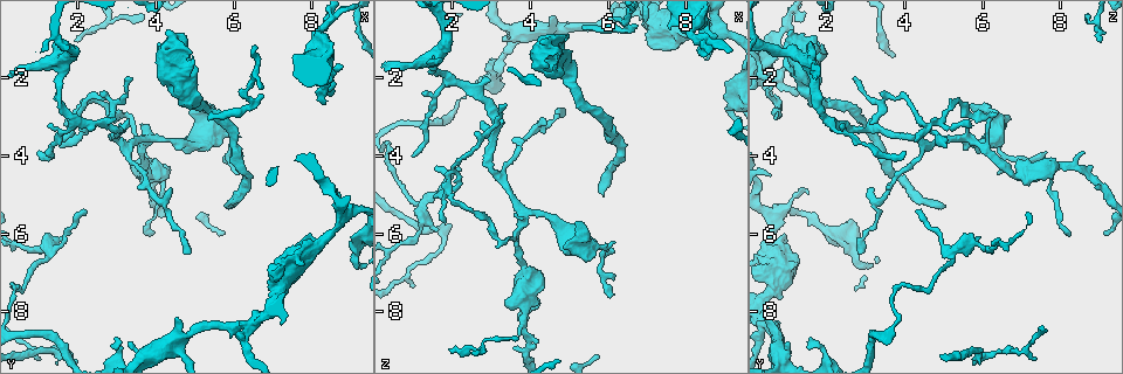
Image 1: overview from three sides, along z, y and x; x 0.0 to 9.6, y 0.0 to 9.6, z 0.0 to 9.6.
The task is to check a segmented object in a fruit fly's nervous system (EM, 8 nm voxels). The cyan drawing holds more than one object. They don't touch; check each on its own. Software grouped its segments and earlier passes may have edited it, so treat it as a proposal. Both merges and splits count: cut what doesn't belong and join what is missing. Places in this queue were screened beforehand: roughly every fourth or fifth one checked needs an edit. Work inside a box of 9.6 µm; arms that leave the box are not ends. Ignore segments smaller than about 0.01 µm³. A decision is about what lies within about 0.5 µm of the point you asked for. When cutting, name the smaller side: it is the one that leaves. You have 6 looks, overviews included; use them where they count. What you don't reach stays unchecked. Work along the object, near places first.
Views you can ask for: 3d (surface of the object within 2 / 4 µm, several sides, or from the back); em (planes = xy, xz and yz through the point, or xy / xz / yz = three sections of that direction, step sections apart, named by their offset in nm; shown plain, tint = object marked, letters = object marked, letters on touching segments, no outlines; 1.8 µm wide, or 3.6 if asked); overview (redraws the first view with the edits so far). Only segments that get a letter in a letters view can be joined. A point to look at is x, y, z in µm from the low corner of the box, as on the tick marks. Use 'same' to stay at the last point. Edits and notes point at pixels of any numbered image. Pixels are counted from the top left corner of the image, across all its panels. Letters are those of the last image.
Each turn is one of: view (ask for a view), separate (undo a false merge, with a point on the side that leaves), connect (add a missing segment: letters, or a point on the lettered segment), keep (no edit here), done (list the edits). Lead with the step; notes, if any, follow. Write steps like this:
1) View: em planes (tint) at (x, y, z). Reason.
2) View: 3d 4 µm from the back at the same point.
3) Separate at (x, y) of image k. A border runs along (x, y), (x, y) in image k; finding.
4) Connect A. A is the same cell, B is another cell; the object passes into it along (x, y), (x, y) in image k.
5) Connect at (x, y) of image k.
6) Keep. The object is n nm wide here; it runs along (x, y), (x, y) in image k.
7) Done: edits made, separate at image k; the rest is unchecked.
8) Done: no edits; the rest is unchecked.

View: 3d 4 µm at (1.90, 3.20, 4.60). Abrupt turn.

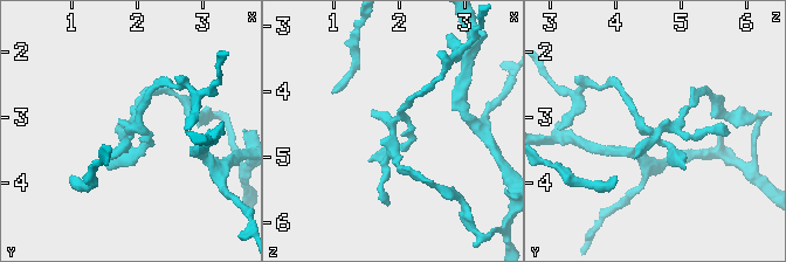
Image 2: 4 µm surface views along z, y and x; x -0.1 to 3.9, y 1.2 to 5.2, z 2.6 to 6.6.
View: em planes (tint) at (1.90, 3.25, 4.60).

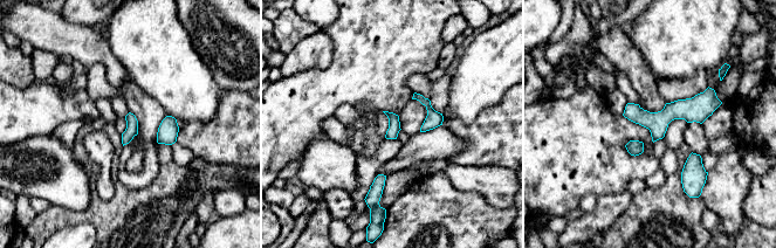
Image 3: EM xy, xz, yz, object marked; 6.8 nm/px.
View: em planes (letters) at the same point.

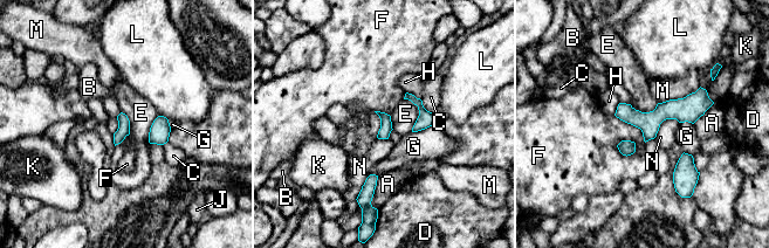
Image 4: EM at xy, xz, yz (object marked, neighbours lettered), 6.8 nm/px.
Keep. A, B, C, D, E, F, G, H, J, K, L, M and N are other cells; one neuron here.

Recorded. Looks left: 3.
View: em xz step 4 (tint) at (1.40, 1.10, 1.55). Branch stops here.

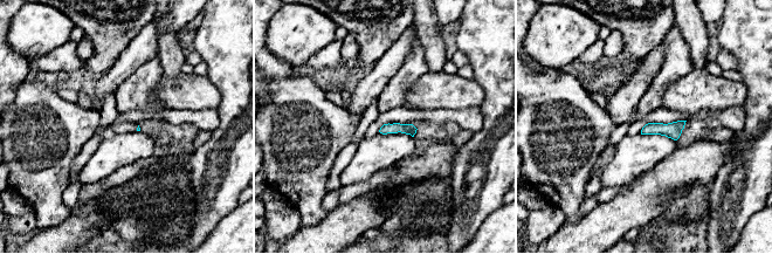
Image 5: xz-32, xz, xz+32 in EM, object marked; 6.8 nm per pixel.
View: em planes (letters) at the same point. Cut it another way.

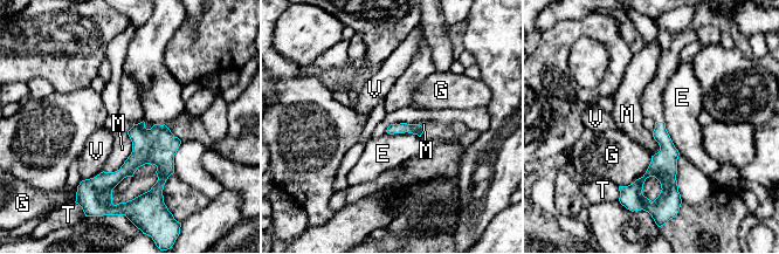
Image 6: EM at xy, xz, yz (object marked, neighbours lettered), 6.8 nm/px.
Keep. The longest contact is with M, 320 nm; E, G, M, T and V are other cells; a border runs along (128, 132), (131, 153), (104, 172) in image 6; none of them fits.

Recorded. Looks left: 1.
View: em planes (letters) at (2.25, 5.45, 4.30). Tapers out.

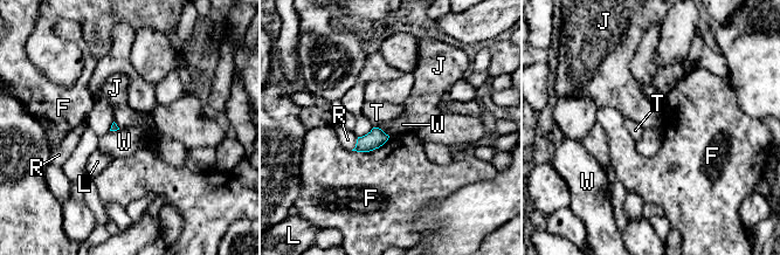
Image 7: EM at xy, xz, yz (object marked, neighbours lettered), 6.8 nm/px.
Keep. F, J, L, R, T and W are other cells; a border runs along (374, 126), (378, 126), (390, 136) in image 7; none of them fits.

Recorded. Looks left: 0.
Done: no edits; the rest is unchecked.

